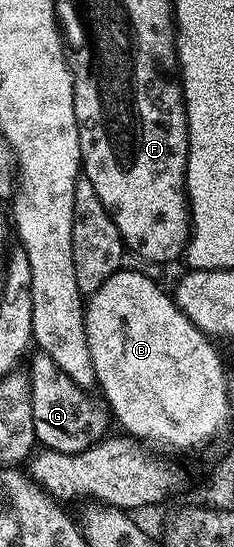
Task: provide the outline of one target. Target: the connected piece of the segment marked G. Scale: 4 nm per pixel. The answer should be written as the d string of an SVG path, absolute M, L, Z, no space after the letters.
M36 352L31 358L32 363L26 366L26 373L30 380L37 443L50 450L77 454L105 437L109 433L108 422L110 423L105 407L99 401L96 403L85 387L66 376L66 372L62 372L62 368L58 368L58 364L54 364L48 354Z

